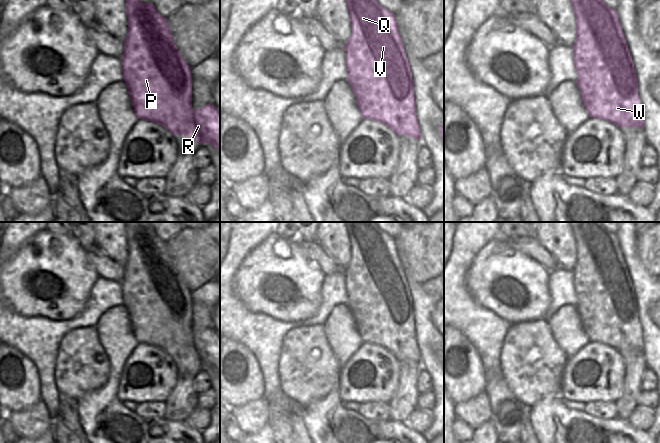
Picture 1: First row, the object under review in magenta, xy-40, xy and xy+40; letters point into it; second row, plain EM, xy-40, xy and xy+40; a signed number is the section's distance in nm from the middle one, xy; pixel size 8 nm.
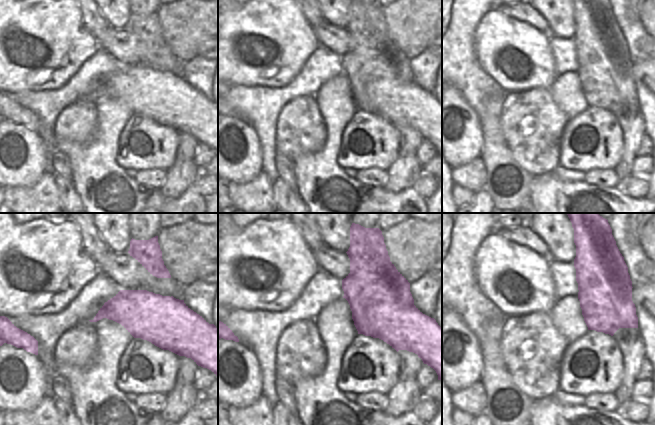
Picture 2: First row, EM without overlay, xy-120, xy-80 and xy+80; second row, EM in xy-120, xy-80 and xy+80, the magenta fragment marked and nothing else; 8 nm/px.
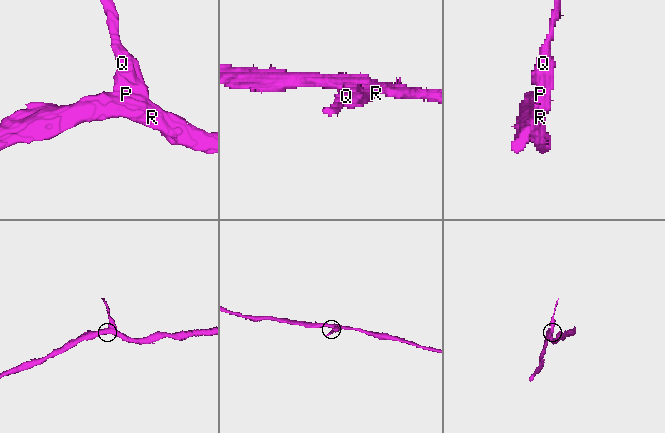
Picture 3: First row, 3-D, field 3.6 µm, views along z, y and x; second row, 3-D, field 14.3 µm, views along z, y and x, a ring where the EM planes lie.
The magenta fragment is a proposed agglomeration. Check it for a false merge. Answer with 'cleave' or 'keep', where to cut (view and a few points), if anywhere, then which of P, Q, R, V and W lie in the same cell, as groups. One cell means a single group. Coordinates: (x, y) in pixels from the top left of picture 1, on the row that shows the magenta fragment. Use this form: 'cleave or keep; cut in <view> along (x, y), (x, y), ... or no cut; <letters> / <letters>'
cleave; cut in xy-40 along (189, 72), (175, 84), (141, 65), (124, 81); P R W / Q V

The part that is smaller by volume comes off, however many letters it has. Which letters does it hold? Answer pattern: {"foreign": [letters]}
{"foreign": ["Q", "V"]}

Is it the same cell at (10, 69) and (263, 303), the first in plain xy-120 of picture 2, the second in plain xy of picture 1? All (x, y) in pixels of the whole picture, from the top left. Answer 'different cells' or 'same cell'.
same cell

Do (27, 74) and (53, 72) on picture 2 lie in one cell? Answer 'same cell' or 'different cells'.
same cell

